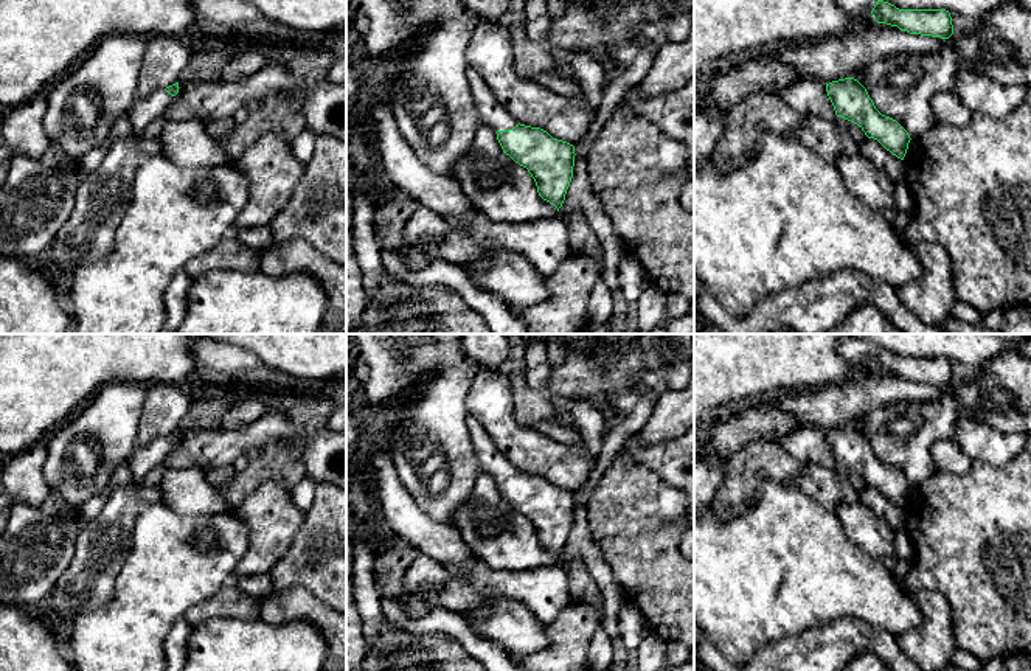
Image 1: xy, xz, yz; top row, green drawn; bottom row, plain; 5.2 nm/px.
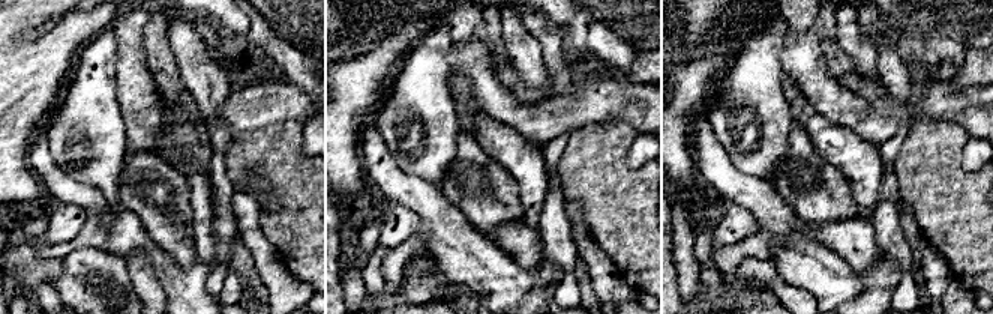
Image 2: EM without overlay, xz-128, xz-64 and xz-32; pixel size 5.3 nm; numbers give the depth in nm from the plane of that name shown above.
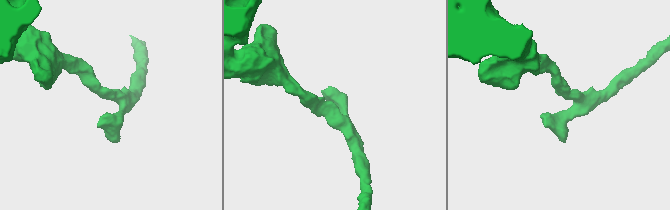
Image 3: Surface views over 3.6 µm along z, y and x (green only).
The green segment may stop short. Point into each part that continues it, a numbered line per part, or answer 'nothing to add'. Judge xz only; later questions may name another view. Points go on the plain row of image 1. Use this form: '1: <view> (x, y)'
1: xz (491, 460)

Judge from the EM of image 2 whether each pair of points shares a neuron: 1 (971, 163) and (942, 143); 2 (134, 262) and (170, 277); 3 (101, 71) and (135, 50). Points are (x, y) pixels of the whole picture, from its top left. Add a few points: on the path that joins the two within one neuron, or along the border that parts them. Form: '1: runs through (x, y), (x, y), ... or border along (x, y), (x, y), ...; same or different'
1: border along (972, 138), (963, 149), (962, 167), (966, 172); different
2: border along (135, 250), (149, 259), (167, 298); different
3: border along (110, 29), (116, 38), (117, 96); different

